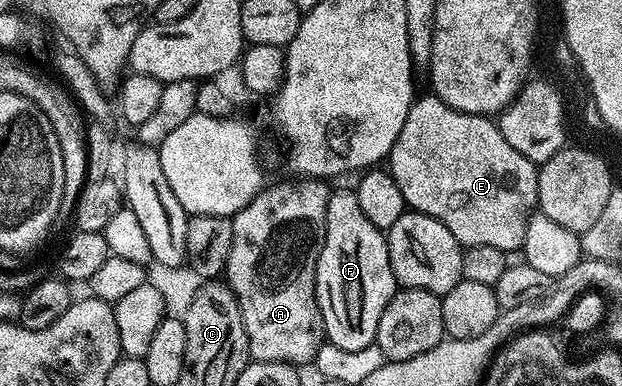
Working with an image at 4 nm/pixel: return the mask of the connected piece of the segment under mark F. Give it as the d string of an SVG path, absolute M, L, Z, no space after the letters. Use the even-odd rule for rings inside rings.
M334 189L327 200L327 228L317 261L317 303L323 316L327 341L339 348L347 348L347 352L359 352L359 348L374 345L383 308L387 308L391 296L395 296L398 289L399 283L391 268L386 235L375 228L375 224L367 220L363 208L359 208L356 189Z

